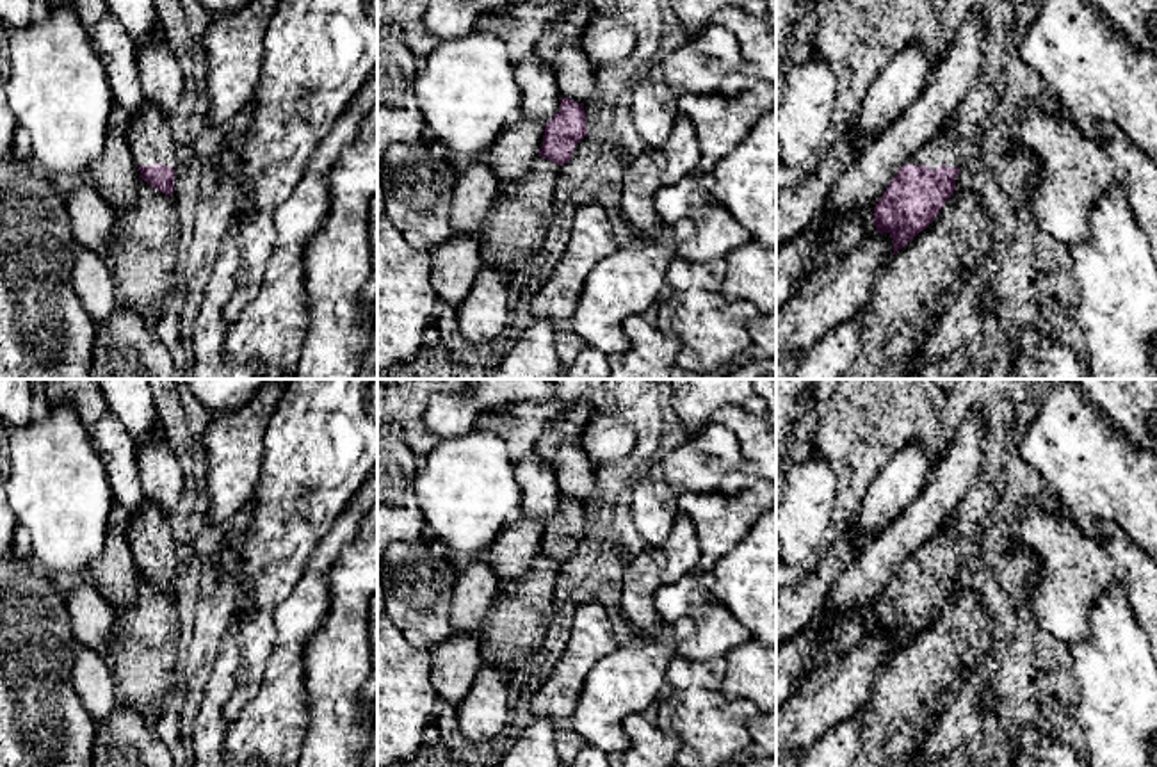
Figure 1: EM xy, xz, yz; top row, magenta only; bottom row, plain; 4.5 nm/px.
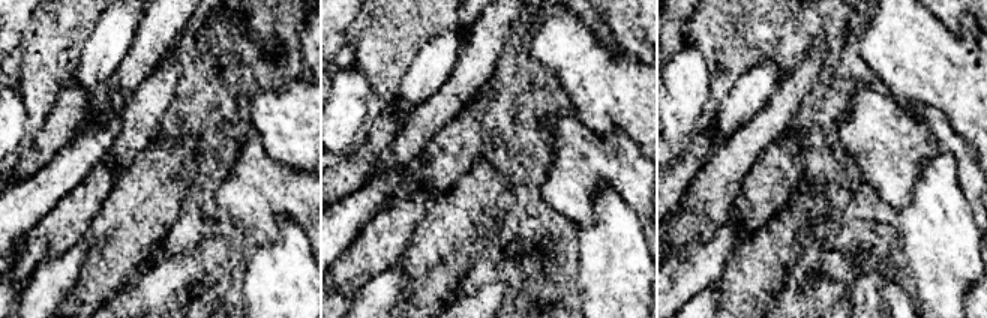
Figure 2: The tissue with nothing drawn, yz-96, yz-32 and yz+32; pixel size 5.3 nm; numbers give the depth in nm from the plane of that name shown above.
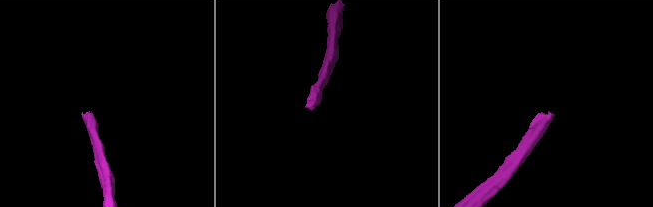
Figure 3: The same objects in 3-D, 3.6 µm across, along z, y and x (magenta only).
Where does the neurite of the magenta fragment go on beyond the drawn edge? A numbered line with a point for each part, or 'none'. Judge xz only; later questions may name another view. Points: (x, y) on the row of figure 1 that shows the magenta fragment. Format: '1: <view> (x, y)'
none

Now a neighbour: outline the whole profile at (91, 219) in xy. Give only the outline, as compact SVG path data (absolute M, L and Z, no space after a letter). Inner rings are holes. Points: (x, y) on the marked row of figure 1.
M85 178L66 192L66 210L75 242L101 253L110 240L116 212Z

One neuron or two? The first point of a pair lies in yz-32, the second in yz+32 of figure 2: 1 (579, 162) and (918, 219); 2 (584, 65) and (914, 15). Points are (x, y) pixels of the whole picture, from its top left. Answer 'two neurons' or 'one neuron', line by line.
1: two neurons
2: one neuron

